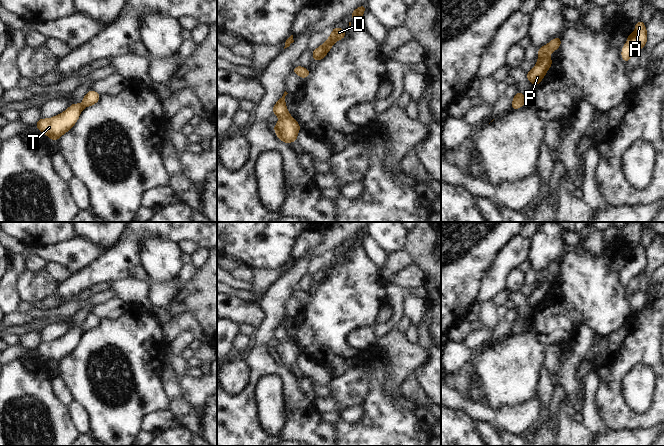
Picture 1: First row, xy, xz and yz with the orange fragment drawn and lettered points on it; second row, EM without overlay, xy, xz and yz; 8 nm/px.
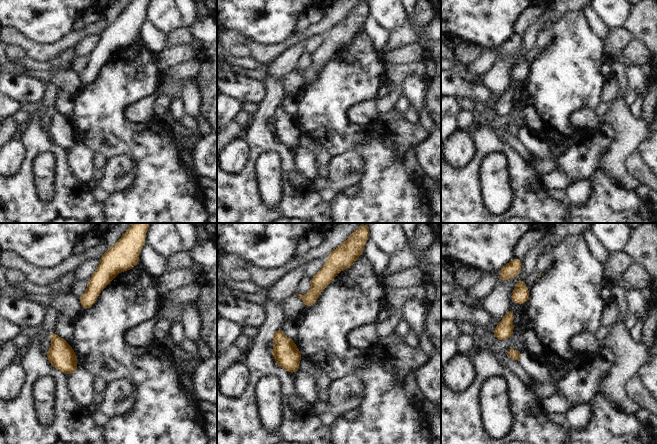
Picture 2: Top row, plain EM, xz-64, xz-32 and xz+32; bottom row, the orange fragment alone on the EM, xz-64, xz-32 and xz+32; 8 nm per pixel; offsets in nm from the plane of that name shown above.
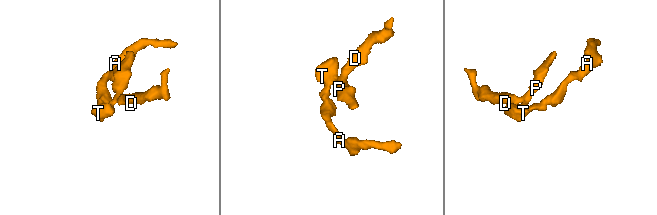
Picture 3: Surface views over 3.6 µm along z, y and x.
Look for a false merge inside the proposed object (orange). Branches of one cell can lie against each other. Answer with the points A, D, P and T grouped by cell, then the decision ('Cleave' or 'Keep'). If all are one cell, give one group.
Groups: A D P T. Keep

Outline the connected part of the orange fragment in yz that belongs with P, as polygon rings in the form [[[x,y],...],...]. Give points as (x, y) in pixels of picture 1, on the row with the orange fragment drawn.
[[[556,37],[548,44],[538,49],[538,61],[536,65],[526,74],[527,79],[536,87],[544,78],[545,74],[553,64],[550,53],[561,46],[561,37]]]

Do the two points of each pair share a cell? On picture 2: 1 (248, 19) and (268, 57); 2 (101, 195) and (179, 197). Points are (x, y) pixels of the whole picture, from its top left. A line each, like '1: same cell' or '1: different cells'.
1: different cells
2: different cells

